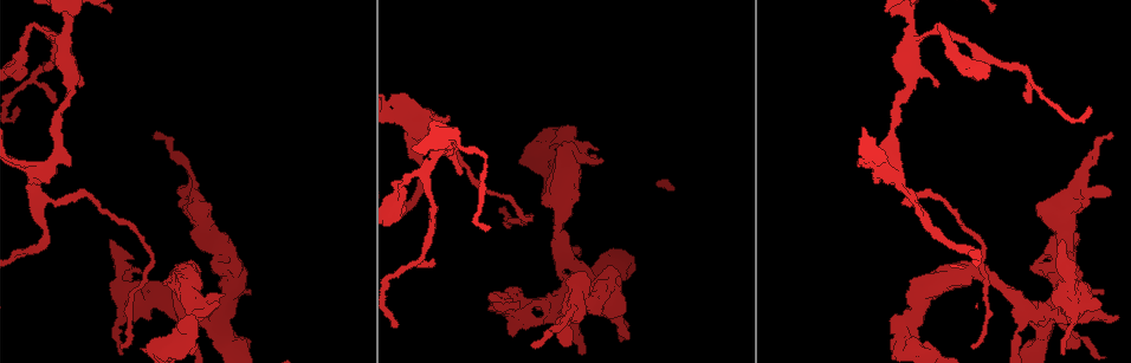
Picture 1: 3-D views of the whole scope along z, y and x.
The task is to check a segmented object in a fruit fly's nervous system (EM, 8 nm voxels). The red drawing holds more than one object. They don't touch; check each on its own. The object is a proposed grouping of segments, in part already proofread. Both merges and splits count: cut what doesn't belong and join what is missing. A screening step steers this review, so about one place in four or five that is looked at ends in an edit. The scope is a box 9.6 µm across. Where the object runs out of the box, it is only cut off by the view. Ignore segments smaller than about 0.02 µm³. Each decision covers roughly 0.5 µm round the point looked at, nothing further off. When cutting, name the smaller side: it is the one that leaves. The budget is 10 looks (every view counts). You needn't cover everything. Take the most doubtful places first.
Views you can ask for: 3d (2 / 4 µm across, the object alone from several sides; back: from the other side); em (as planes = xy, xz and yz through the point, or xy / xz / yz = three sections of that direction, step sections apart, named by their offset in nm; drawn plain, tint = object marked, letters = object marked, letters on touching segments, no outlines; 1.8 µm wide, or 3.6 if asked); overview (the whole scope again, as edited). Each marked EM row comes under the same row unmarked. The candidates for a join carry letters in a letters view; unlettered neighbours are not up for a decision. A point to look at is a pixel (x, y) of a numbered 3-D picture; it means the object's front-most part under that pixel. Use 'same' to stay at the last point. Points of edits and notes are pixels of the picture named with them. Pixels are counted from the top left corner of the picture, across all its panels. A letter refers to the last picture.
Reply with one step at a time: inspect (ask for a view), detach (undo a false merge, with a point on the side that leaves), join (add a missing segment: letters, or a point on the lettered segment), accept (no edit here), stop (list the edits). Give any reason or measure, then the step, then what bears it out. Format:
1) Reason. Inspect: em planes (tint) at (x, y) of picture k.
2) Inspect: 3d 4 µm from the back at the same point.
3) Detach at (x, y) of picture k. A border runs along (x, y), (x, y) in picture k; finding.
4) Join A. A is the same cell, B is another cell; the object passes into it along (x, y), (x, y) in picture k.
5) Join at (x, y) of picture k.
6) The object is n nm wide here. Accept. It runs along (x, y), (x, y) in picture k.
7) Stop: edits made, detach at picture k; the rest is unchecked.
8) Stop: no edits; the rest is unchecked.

Four or more arms meet. Inspect: 3d 2 µm at (1044, 315) of picture 1.

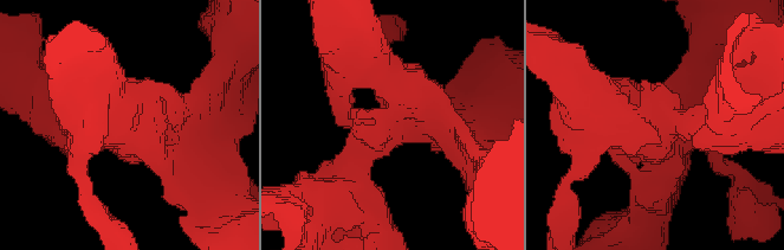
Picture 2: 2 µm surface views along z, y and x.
Inspect: em planes (tint) at (656, 130) of picture 2.

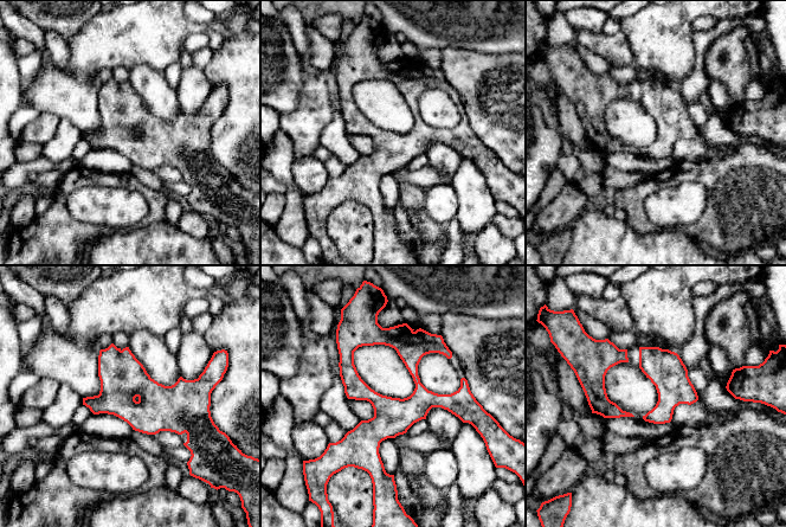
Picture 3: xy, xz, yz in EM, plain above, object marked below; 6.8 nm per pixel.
Inspect: em planes (letters) at the same point.

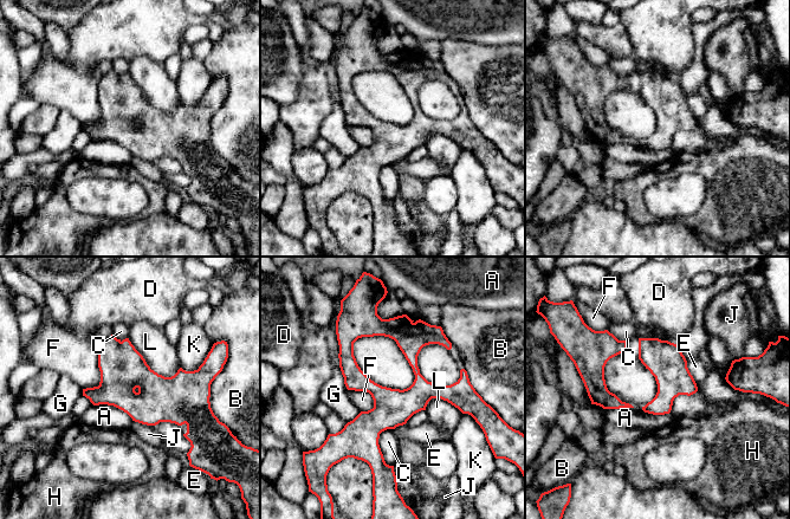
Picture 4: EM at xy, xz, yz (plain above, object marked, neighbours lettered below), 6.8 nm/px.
Accept. A, B, C, D, E, F, G, H, J, K and L are other cells; it runs along (464, 383), (340, 435) in picture 4; one neuron here.

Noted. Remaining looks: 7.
Inspect: 3d 4 µm at (901, 342) of picture 1.

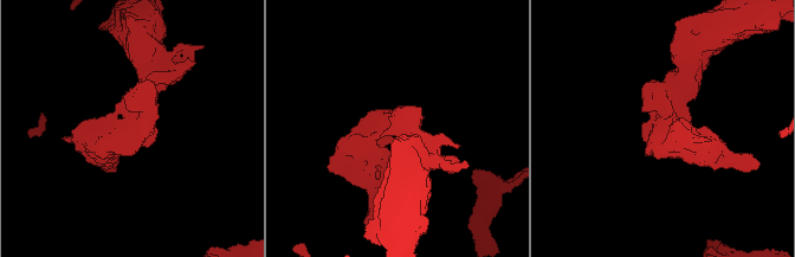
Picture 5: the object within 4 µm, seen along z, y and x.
Need the tissue. Inspect: em planes (letters) at (142, 127) of picture 5.

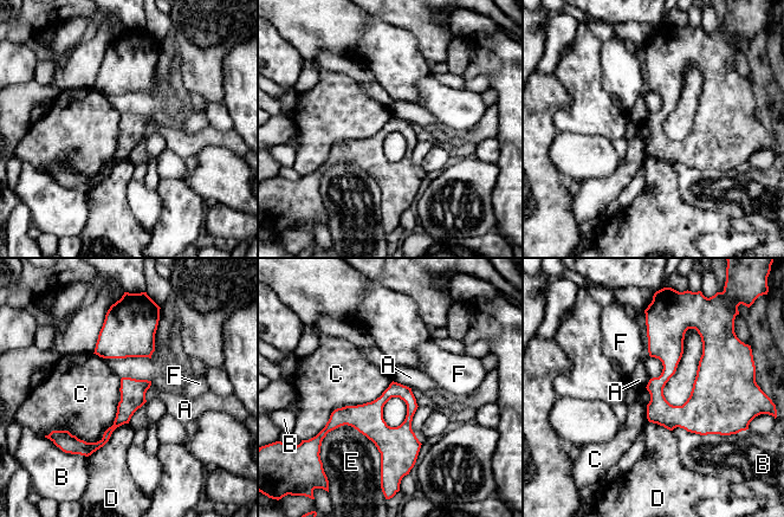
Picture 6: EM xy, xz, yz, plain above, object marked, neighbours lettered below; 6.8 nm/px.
Accept. A, B, C, D, E and F are other cells; it runs along (649, 320), (667, 344), (659, 400), (713, 431) in picture 6; one neuron here.

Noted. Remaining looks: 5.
Arms run side by side. Inspect: 3d 2 µm at (1077, 242) of picture 1.

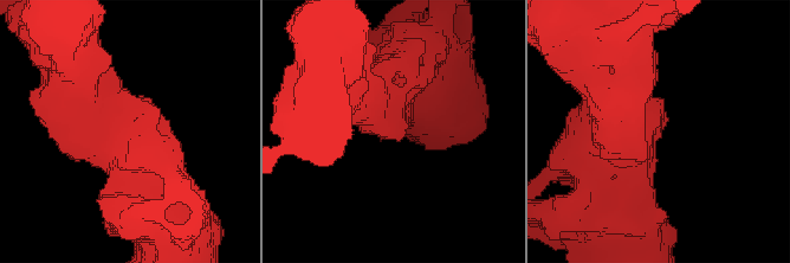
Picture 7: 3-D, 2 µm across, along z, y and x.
Inspect: em planes (tint) at (386, 116) of picture 7.

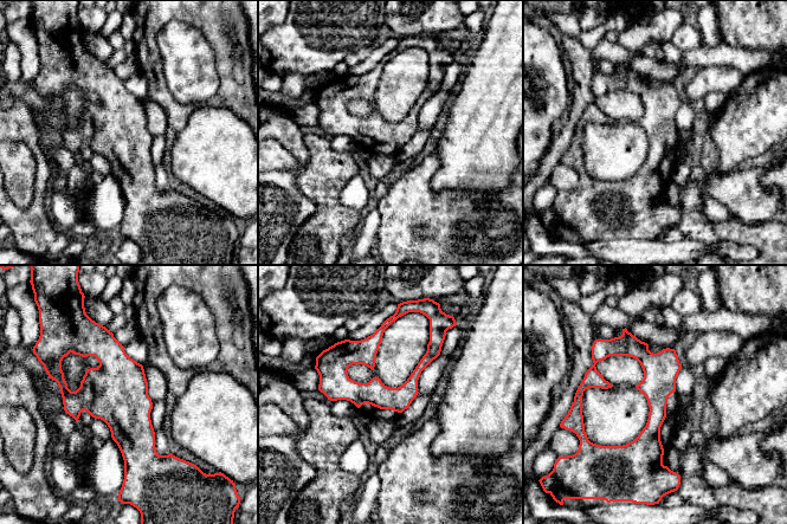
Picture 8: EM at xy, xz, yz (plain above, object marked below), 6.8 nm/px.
Inspect: em planes (letters) at the same point.

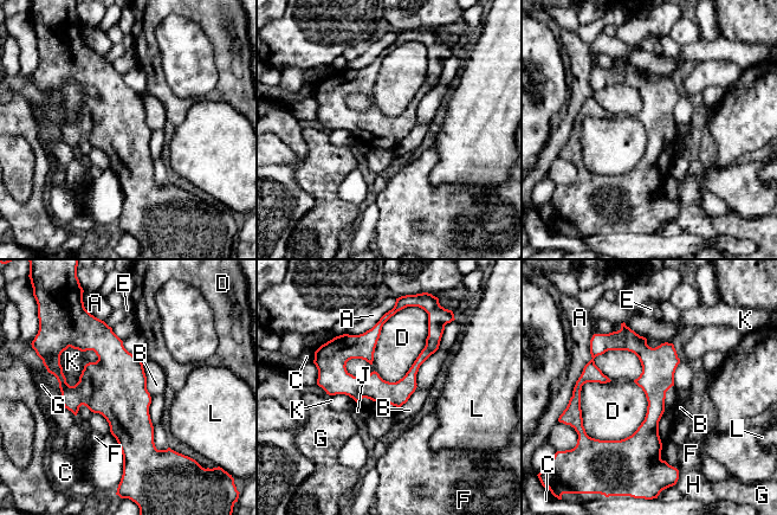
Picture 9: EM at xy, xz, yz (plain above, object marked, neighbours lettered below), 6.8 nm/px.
3 arms meet here. Accept. A, B, C, D, E, F, G, H, J, K and L are other cells; it runs along (625, 328), (654, 362), (648, 463) in picture 9; continuous, no second neuron.

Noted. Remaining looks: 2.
An open end. Inspect: em planes (letters) at (447, 116) of picture 1.

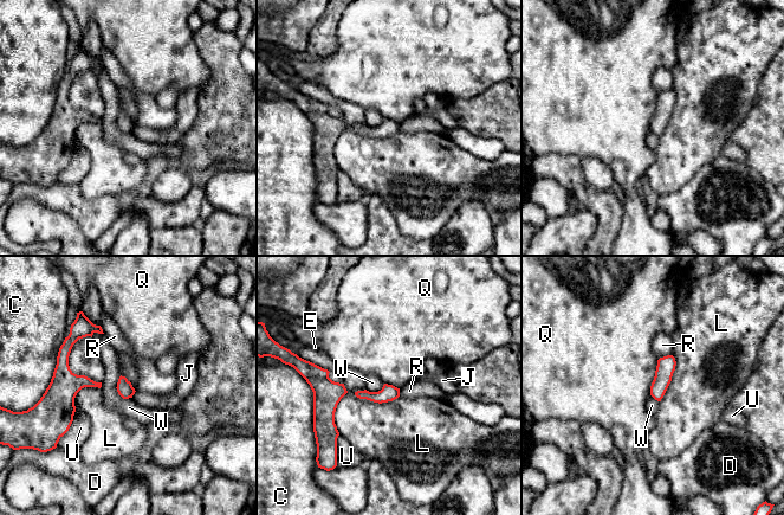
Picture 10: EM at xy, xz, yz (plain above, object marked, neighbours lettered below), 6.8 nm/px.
The object is 110 nm wide here. Accept. C, D, E, J, L, Q, R, U and W are other cells; a border runs along (659, 359), (649, 394) in picture 10; no lettered segment goes on from it.

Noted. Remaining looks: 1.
Stop: no edits; the rest is unchecked.

